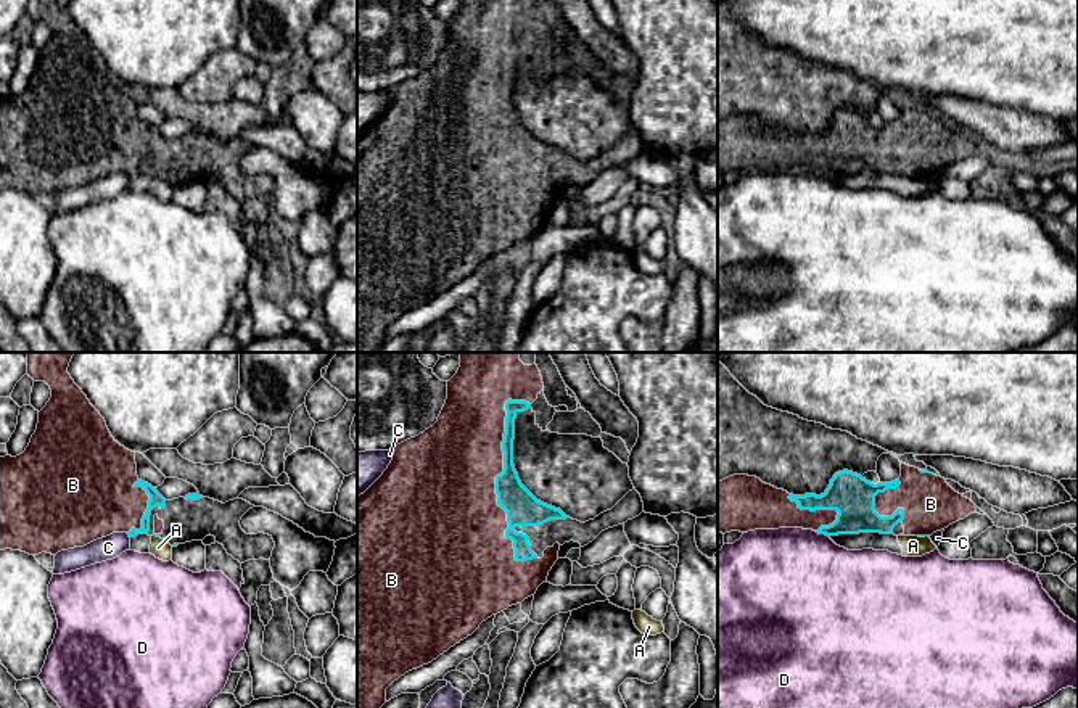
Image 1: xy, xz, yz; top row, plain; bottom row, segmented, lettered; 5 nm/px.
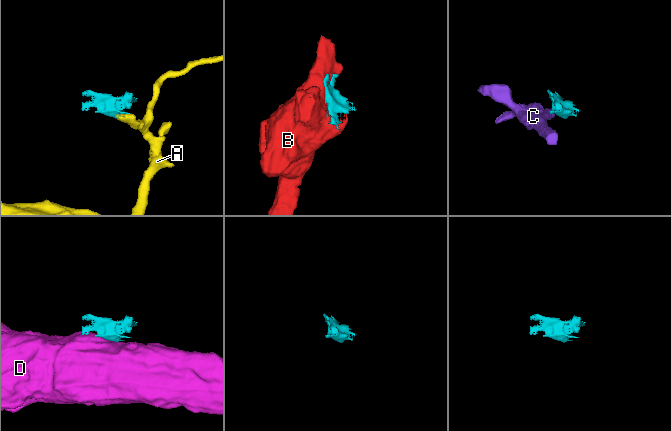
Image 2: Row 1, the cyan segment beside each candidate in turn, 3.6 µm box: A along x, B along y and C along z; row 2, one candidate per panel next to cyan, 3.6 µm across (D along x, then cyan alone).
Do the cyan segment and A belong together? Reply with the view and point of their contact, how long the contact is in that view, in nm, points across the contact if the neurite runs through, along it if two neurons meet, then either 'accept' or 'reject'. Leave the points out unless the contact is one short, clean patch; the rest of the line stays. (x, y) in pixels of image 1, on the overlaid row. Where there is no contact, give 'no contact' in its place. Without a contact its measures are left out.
meets cyan in yz at (922, 536); contact 50 nm long; border along yz (917, 536), (925, 536); reject

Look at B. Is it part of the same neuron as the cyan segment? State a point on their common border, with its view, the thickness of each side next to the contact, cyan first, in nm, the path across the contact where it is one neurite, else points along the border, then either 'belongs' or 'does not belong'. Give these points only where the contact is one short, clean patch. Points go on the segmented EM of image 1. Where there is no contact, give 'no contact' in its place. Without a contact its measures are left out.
meets cyan in xz at (496, 488); 170 nm thick on the cyan side, 500 nm on the other; belongs

